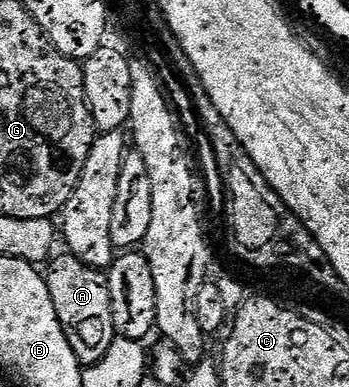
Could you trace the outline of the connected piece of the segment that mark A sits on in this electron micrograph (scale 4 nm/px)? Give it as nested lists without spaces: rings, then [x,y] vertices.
[[[57,253],[47,263],[46,281],[50,300],[54,300],[54,312],[58,312],[58,320],[70,340],[70,348],[74,348],[74,356],[78,356],[81,367],[87,368],[102,360],[118,337],[114,328],[114,312],[110,308],[108,276],[105,271],[87,266],[75,254],[63,253]]]

